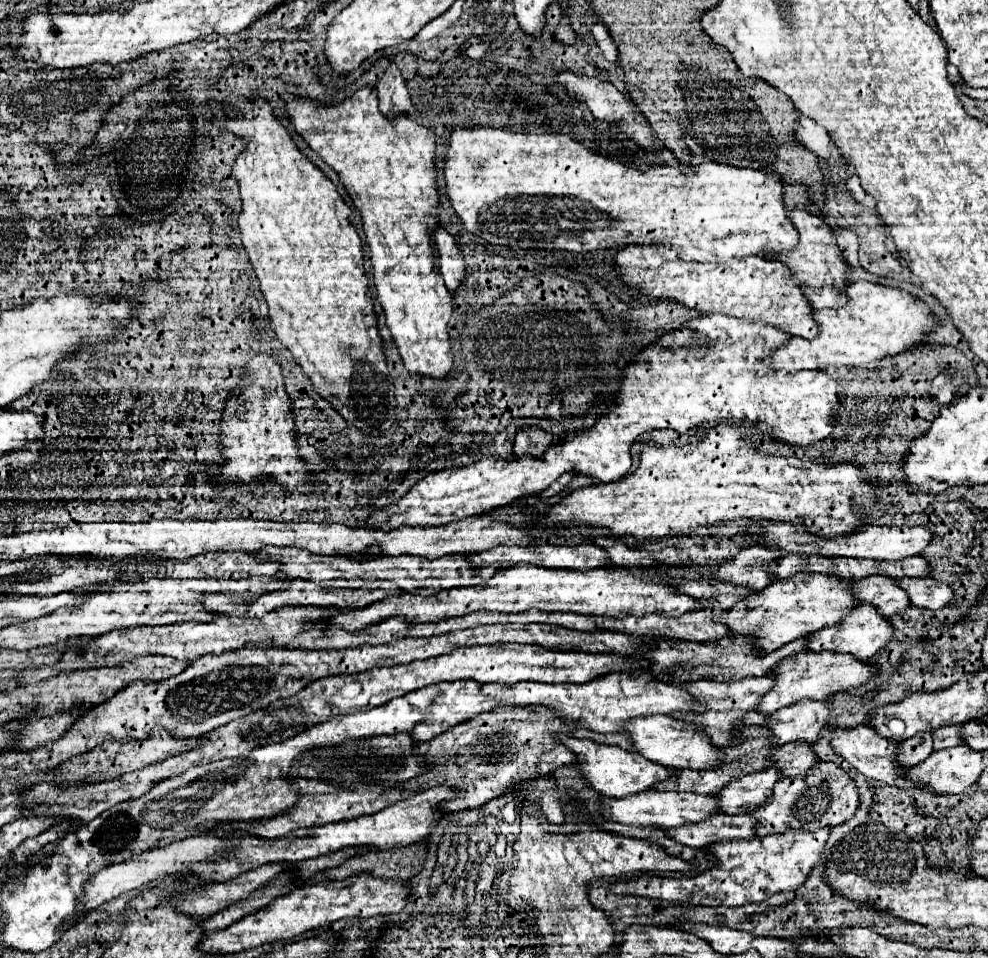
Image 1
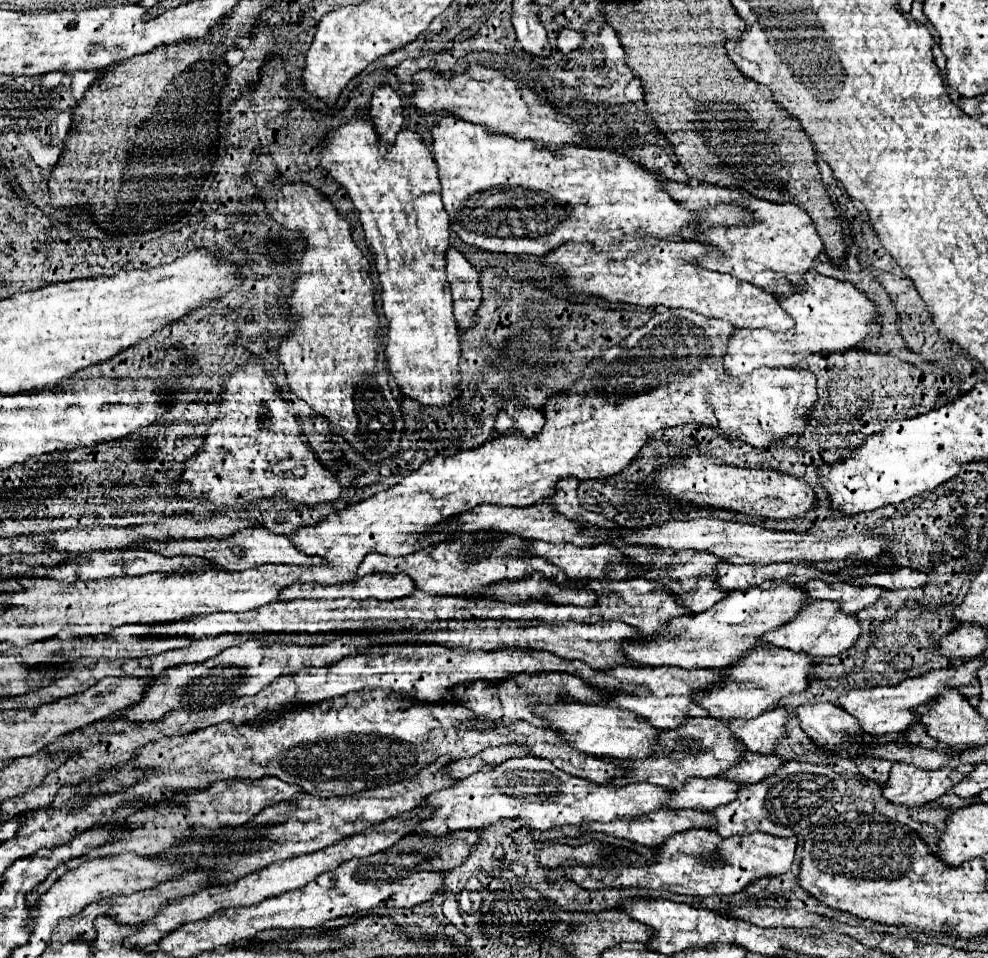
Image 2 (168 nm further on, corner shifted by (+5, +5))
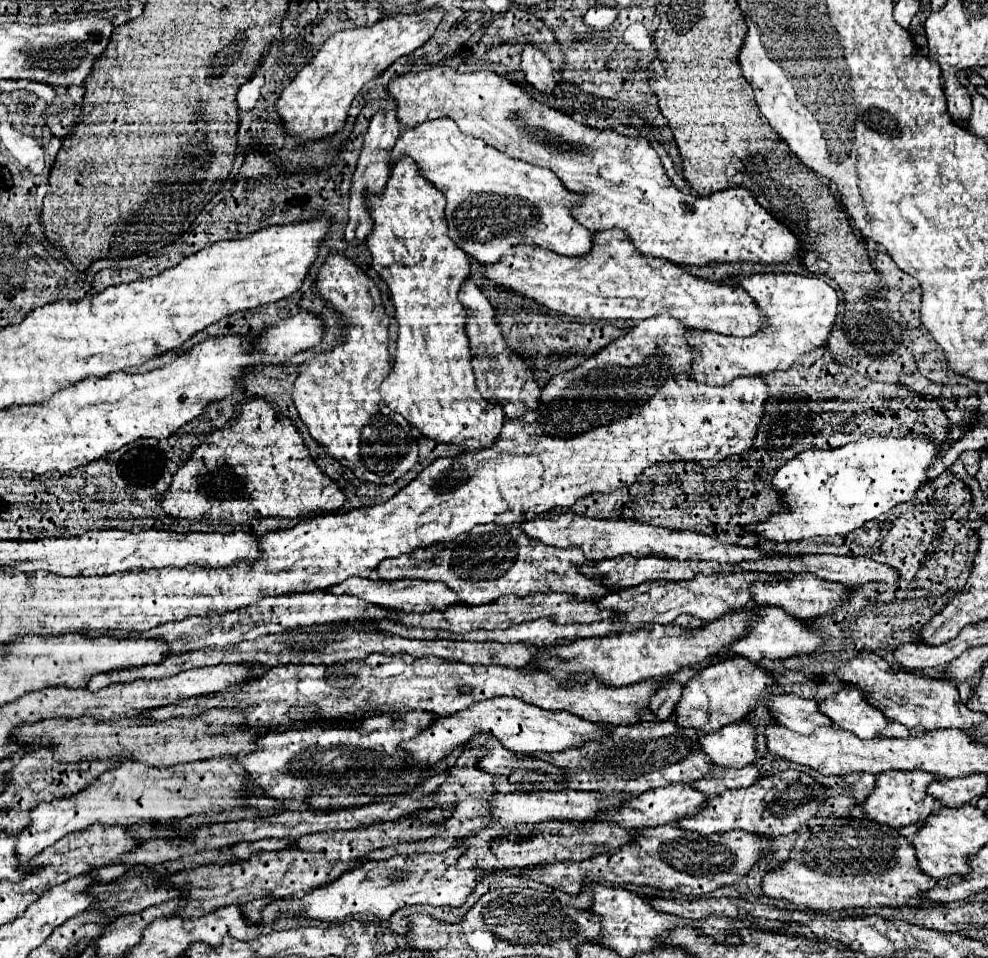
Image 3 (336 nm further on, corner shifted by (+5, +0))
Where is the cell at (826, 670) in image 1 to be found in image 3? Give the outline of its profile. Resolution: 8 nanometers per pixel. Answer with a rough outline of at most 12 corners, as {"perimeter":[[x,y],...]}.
{"perimeter":[[731,655],[683,685],[675,723],[713,733],[755,709],[773,679]]}

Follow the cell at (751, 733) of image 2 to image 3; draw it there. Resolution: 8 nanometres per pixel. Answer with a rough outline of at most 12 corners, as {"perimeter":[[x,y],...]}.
{"perimeter":[[755,725],[699,737],[709,763],[741,769],[757,757]]}

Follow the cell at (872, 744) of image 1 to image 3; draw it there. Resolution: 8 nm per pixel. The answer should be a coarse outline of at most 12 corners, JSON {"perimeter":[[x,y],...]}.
{"perimeter":[[773,693],[767,709],[777,723],[801,735],[833,727],[817,701]]}

